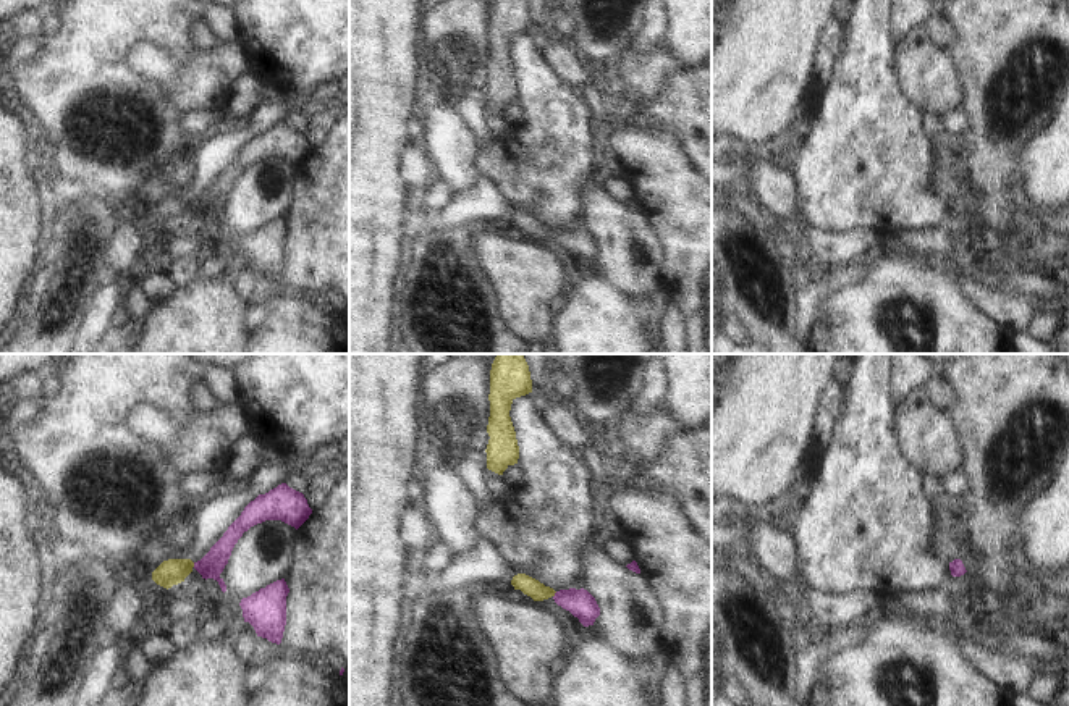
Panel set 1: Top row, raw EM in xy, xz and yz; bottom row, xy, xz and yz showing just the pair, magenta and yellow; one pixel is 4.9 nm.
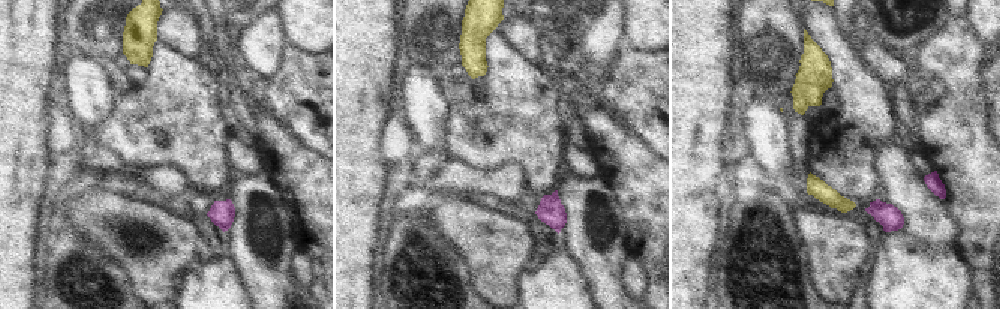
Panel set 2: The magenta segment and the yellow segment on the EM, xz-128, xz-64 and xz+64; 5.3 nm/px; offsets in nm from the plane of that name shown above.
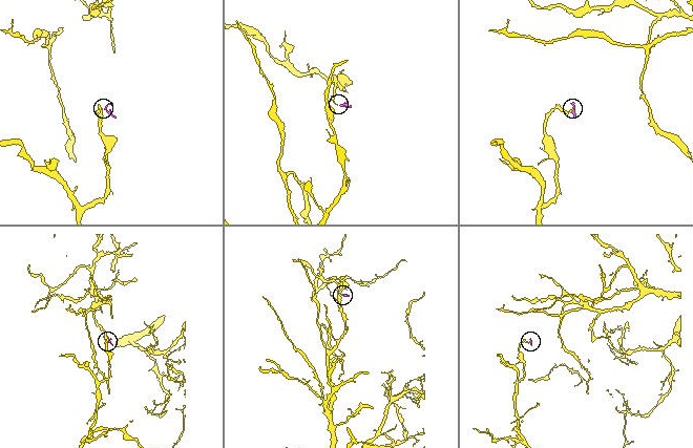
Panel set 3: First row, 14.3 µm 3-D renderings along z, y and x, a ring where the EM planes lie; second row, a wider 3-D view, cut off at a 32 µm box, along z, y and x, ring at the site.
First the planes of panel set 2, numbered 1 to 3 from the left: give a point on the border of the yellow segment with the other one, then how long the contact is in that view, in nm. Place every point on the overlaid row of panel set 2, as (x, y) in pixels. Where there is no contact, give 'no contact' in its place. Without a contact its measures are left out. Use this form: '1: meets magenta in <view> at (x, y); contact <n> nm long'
1: no contact
2: no contact
3: no contact

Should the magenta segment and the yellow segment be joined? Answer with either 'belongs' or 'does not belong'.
belongs

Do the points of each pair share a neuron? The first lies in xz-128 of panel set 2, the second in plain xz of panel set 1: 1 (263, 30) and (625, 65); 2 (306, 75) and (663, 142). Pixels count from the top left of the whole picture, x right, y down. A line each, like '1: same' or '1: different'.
1: different
2: different

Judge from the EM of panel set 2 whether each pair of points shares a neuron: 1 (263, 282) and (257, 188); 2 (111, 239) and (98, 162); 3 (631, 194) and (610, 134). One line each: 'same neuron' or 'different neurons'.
1: same neuron
2: different neurons
3: same neuron

